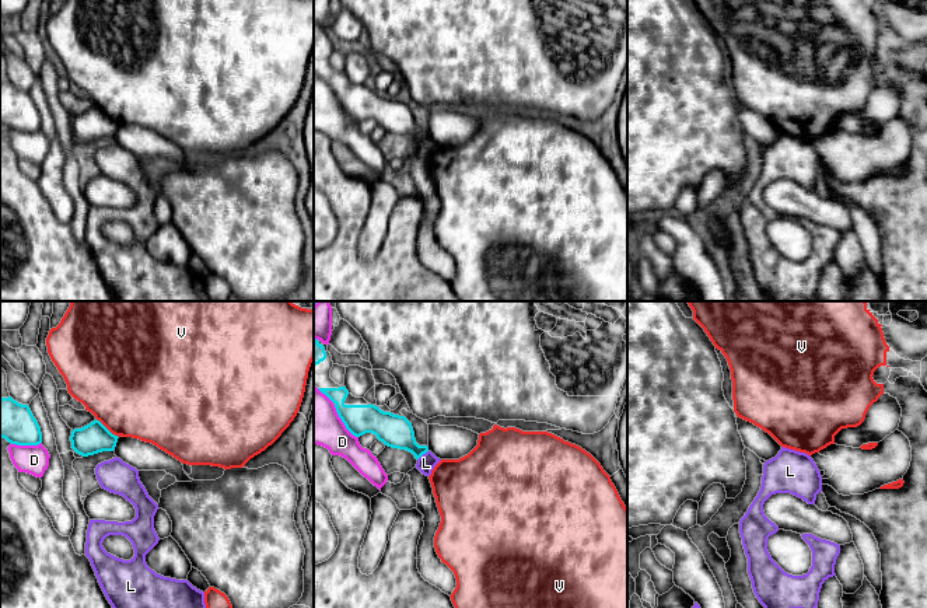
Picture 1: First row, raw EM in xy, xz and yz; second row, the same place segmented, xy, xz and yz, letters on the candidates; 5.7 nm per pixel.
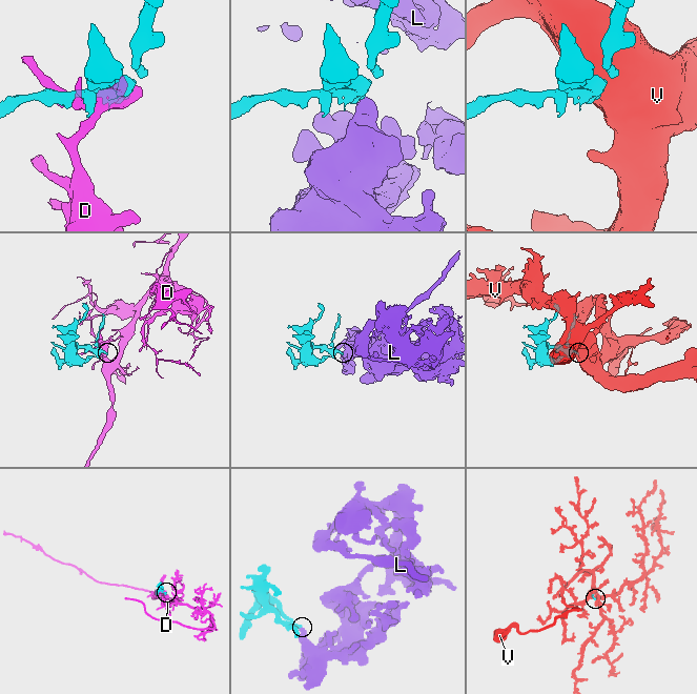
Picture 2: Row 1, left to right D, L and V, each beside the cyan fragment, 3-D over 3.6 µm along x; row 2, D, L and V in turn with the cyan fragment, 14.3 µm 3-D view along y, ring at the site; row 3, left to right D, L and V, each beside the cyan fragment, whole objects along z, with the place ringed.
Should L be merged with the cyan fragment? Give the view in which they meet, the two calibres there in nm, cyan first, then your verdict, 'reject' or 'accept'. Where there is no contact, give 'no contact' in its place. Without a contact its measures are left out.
xz | 190/100 nm | reject

